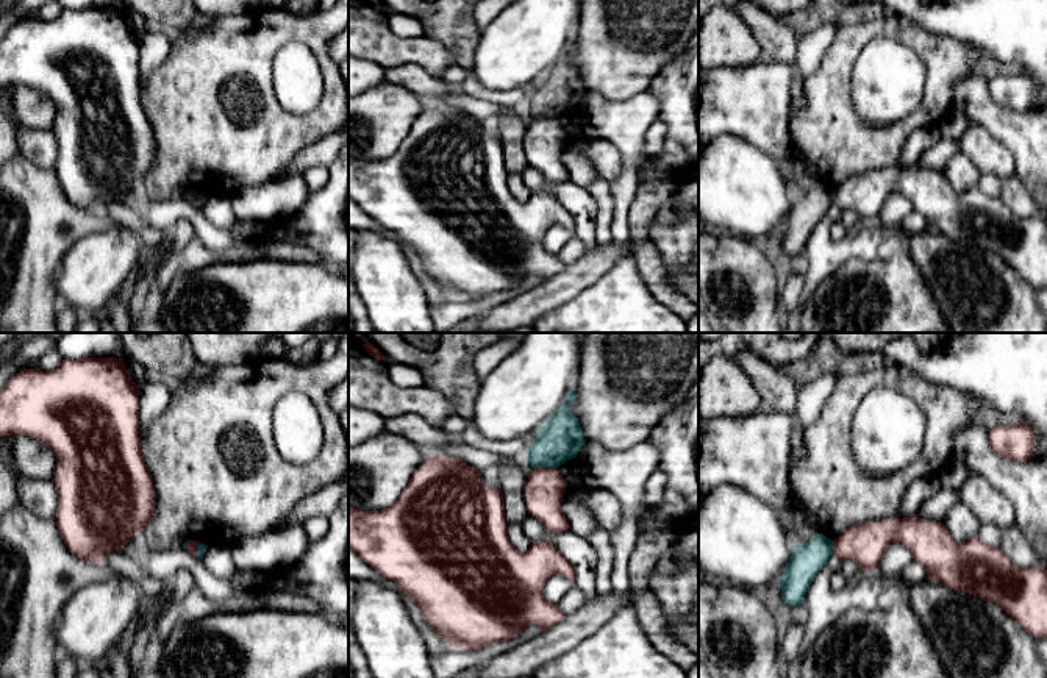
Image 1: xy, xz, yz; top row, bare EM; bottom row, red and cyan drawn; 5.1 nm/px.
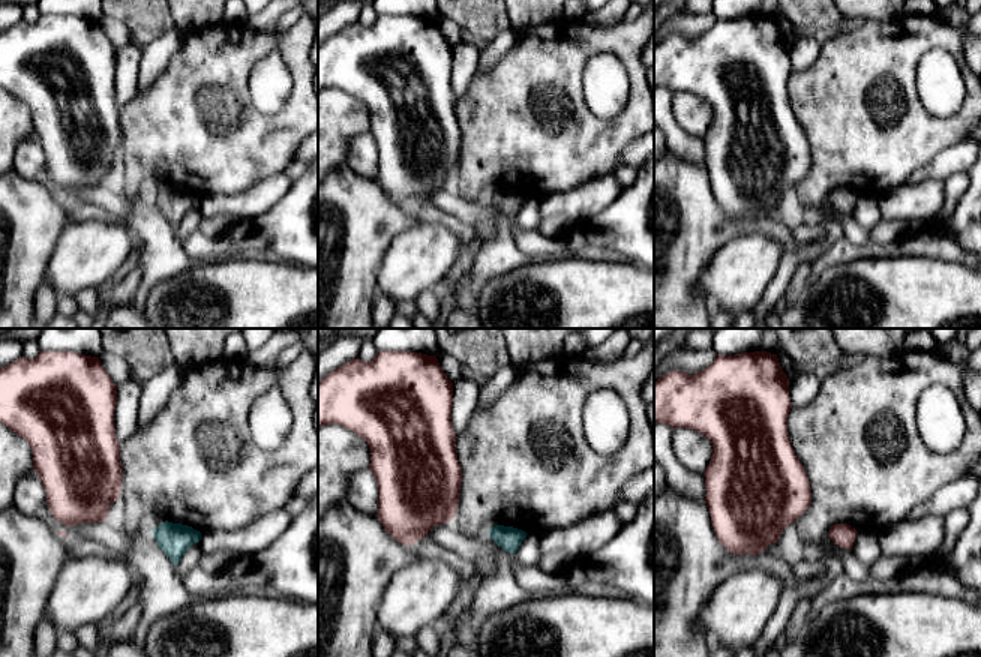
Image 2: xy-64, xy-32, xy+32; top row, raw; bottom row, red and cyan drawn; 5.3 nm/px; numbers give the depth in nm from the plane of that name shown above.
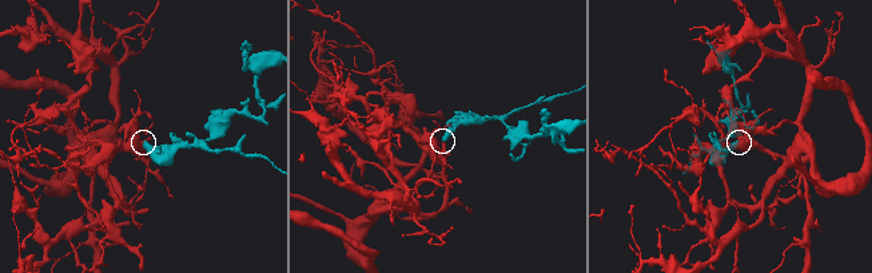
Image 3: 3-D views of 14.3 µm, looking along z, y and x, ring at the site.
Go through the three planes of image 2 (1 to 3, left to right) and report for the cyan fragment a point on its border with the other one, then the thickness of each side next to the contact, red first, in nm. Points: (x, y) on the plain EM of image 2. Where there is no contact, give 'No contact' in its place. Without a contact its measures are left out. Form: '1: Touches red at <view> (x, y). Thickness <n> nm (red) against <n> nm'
1: No contact
2: No contact
3: No contact

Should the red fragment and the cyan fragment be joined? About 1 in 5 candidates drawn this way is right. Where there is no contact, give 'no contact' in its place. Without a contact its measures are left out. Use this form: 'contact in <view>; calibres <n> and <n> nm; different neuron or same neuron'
contact in xz; calibres 190 and 220 nm; different neuron

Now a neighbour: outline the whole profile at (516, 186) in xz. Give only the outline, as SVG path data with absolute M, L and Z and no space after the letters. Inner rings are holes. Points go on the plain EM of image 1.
M508 173L508 189L519 202L527 202L531 197L531 191L524 184L520 173Z

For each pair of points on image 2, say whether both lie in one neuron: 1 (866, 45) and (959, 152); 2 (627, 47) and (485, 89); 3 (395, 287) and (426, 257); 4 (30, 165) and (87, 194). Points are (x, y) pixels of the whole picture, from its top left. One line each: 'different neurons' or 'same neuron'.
1: different neurons
2: same neuron
3: same neuron
4: same neuron

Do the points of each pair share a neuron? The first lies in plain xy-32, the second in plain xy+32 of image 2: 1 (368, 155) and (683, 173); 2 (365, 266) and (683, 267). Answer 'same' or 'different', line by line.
1: different
2: same

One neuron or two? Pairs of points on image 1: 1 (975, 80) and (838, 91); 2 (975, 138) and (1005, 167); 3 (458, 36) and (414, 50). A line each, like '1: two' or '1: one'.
1: two
2: one
3: two

